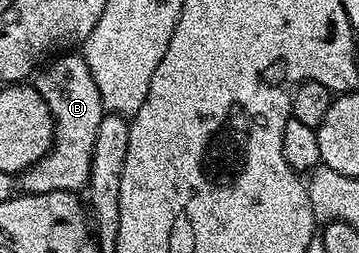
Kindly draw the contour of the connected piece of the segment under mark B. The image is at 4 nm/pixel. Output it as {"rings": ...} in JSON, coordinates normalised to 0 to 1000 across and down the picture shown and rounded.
{"rings":[[[164,213],[106,273],[92,328],[148,451],[153,553],[106,640],[50,684],[50,739],[75,767],[217,763],[240,747],[248,719],[259,561],[270,561],[270,514],[292,451],[270,324],[259,324],[259,292],[248,292],[248,261],[231,241],[228,217]]]}

